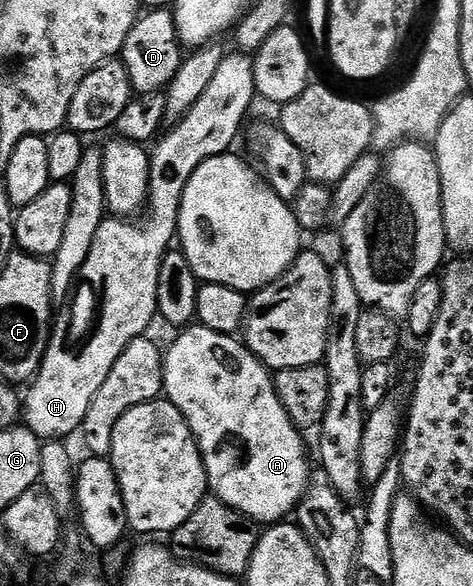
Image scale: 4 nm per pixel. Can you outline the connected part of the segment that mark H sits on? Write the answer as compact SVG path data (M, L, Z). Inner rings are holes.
M49 342L41 368L28 383L29 391L23 394L23 422L29 431L42 440L65 440L68 434L76 430L78 433L84 427L91 400L95 400L99 388L103 388L103 380L111 372L109 358L119 360L118 354L113 354L113 342L93 342L85 350L85 358L61 354L61 342ZM61 362L65 362L65 370L61 370Z

